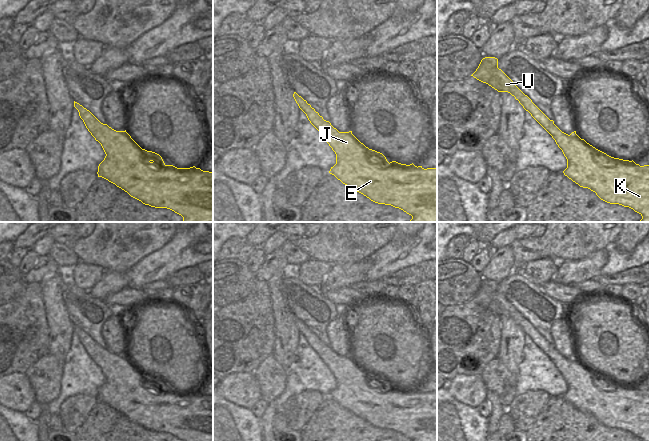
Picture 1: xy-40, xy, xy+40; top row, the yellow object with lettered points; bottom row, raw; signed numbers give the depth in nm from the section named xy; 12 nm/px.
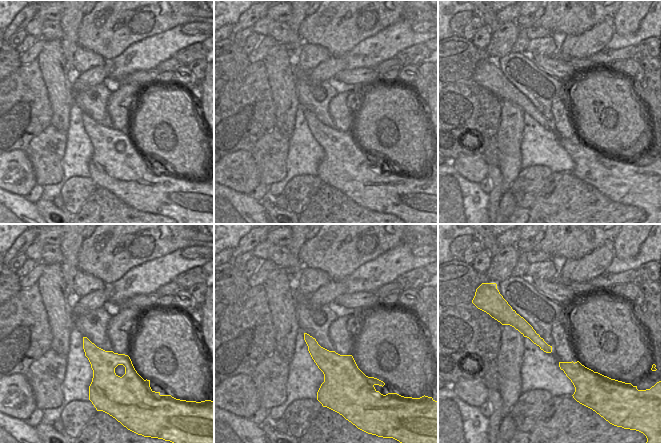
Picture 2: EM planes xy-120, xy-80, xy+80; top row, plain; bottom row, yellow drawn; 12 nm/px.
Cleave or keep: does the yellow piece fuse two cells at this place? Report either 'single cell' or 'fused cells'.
single cell

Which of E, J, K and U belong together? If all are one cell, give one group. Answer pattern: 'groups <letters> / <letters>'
groups E J K U

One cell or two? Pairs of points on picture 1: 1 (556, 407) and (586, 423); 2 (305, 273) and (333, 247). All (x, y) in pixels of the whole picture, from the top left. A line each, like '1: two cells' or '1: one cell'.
1: one cell
2: two cells

